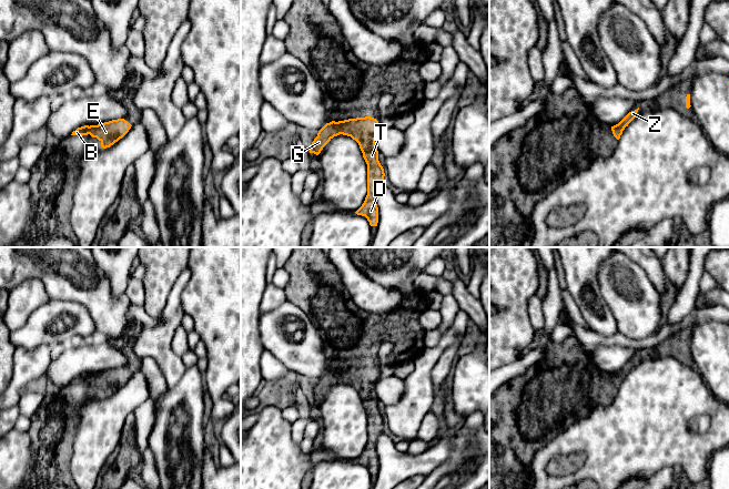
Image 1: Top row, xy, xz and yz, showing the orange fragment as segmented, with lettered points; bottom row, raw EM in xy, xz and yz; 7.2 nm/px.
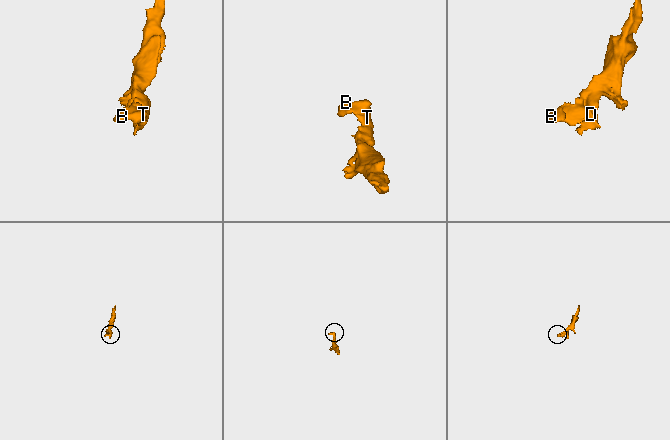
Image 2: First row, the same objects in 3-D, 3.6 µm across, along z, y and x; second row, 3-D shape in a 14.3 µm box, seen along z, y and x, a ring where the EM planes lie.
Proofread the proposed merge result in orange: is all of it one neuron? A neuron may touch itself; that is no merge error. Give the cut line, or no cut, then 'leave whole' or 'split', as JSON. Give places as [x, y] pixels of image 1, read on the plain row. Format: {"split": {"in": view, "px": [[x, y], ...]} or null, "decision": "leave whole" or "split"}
{"split": null, "decision": "leave whole"}

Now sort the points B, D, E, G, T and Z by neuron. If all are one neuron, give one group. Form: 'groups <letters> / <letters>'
groups B D E G T Z

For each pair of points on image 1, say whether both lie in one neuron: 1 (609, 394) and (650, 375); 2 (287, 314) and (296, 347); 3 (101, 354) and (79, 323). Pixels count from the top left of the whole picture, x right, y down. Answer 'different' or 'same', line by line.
1: different
2: same
3: different

